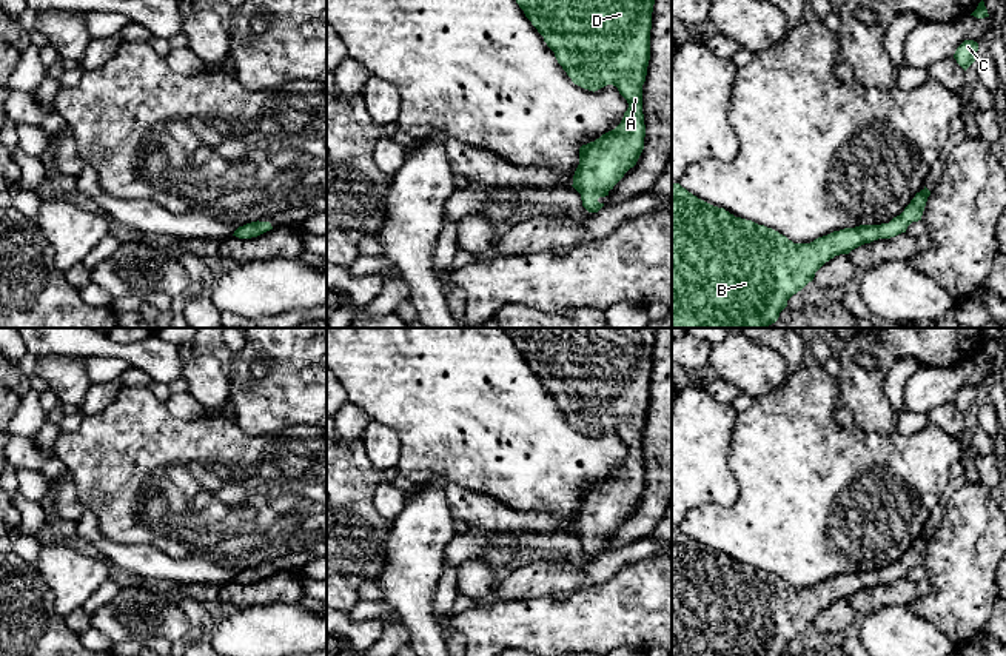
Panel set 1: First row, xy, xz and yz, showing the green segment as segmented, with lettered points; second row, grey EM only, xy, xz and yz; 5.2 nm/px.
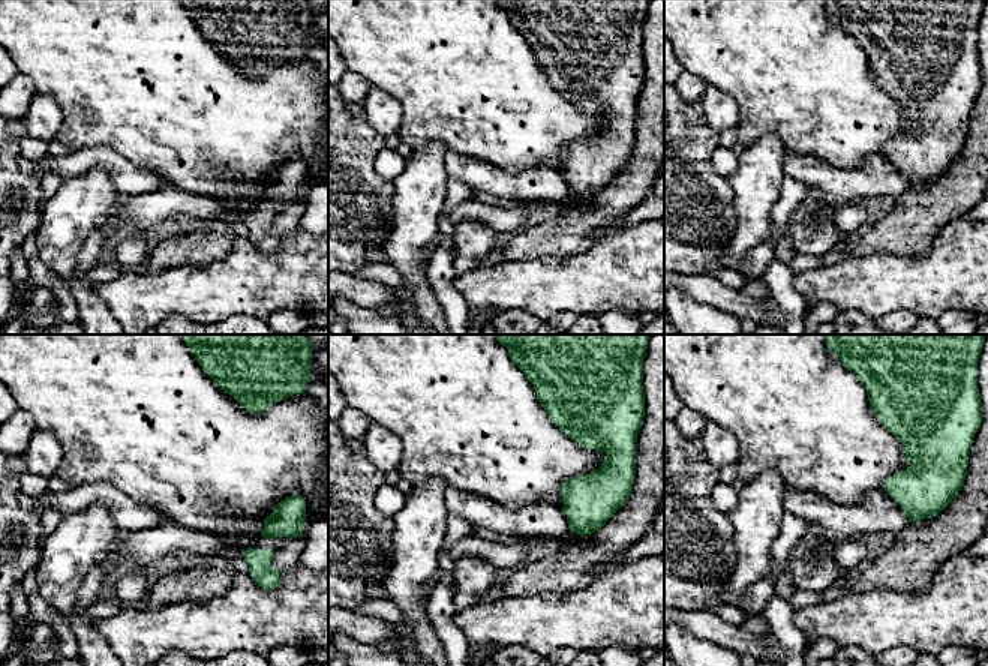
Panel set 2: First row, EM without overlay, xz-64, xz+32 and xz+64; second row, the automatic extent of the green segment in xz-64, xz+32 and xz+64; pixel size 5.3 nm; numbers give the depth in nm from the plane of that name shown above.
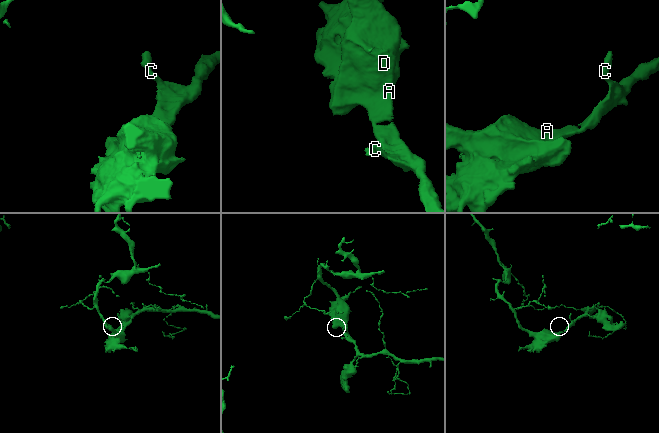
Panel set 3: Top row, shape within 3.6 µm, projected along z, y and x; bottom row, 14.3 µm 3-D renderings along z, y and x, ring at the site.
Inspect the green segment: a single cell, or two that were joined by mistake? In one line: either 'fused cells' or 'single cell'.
single cell

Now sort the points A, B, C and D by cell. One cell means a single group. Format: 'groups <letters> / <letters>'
groups A B C D

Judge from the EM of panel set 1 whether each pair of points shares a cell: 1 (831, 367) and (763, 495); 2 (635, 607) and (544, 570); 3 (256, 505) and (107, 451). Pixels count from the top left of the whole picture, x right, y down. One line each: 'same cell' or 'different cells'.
1: different cells
2: different cells
3: same cell

